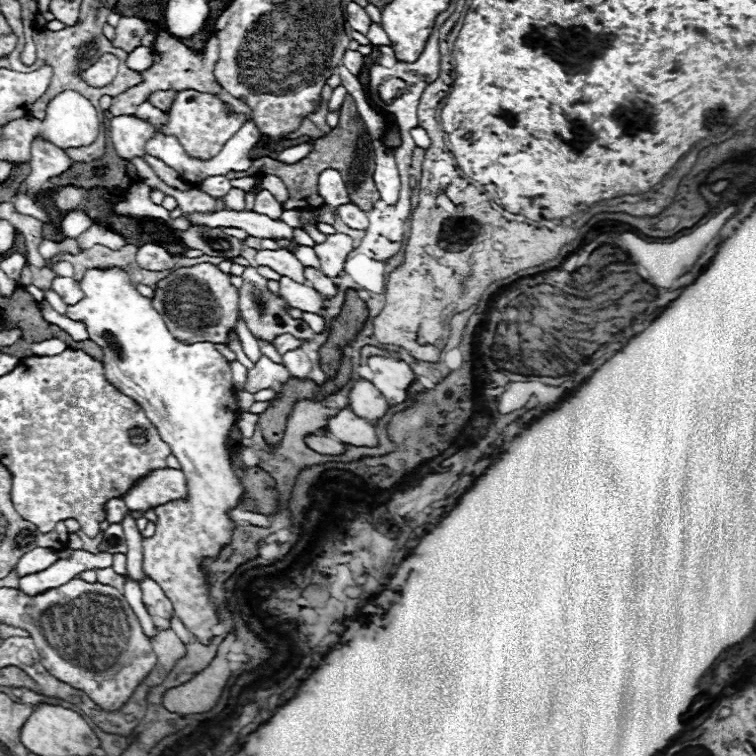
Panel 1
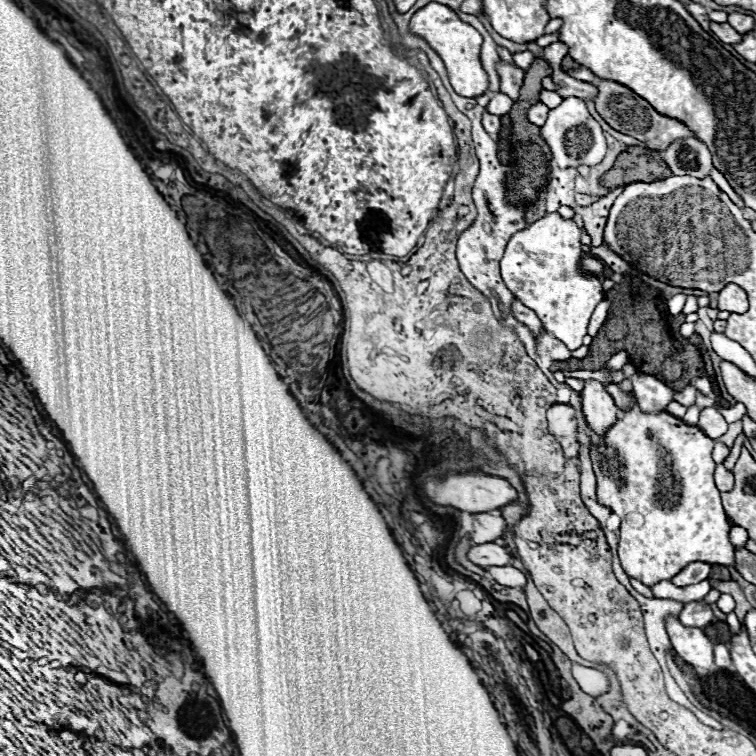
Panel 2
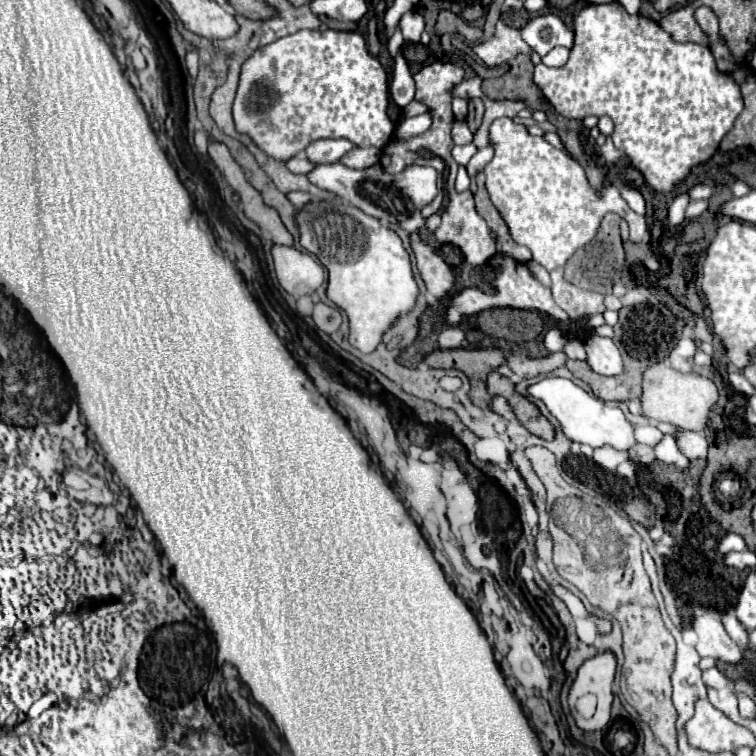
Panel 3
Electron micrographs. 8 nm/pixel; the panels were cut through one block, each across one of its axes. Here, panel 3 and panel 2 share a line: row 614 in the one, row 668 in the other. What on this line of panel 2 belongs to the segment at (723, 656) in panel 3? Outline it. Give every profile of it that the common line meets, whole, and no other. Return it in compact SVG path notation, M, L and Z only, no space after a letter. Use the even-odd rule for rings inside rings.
M666 618L666 630L676 654L694 666L700 676L714 676L720 668L714 664L714 644L700 628L686 628L676 618Z

